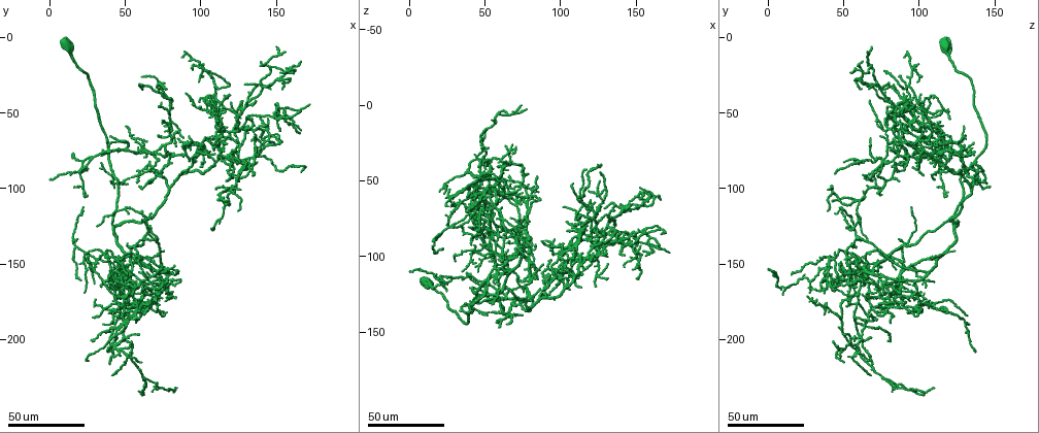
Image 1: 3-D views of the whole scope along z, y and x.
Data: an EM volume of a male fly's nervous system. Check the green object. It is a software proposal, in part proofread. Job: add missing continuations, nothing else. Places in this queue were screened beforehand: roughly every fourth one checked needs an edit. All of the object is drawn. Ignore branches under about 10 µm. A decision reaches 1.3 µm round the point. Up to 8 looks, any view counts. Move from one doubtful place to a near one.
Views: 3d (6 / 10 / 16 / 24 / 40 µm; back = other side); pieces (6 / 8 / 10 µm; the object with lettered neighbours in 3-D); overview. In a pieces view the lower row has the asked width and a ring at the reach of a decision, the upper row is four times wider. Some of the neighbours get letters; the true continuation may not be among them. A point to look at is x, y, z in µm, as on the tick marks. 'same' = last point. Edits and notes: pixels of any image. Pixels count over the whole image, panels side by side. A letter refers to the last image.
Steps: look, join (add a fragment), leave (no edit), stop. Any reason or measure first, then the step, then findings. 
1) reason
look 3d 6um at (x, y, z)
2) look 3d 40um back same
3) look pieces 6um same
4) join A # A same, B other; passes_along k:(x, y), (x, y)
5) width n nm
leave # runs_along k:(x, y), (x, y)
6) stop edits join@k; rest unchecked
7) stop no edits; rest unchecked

branch stops here
look 3d 24um at (96, 72, 108)

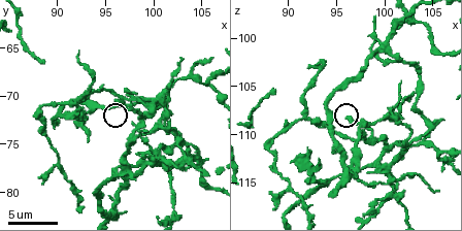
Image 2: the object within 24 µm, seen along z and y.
see the neighbours
look pieces 10um at (96.2, 70.4, 108.4)

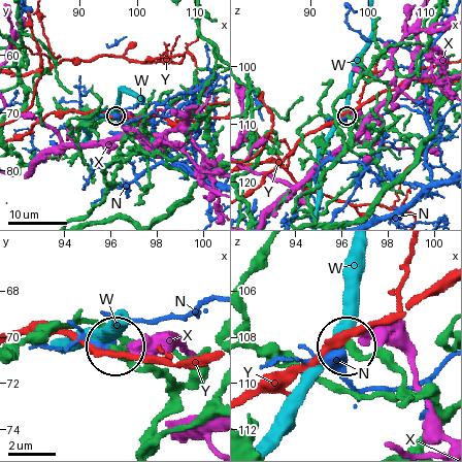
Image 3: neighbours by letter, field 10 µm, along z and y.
leave # N other, W other, X other, Y other; runs_along 3:(401, 399), (403, 382), (397, 372), (347, 349); no lettered fragment goes on from it

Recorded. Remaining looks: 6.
branch stops here
look 3d 40um at (110, 82, 102)

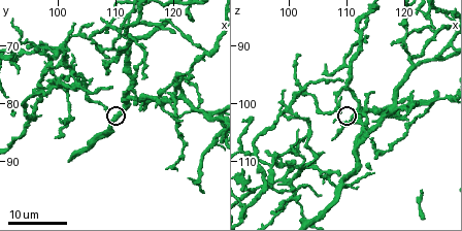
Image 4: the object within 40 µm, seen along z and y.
look pieces 8um at (108.5, 81.5, 101.5)

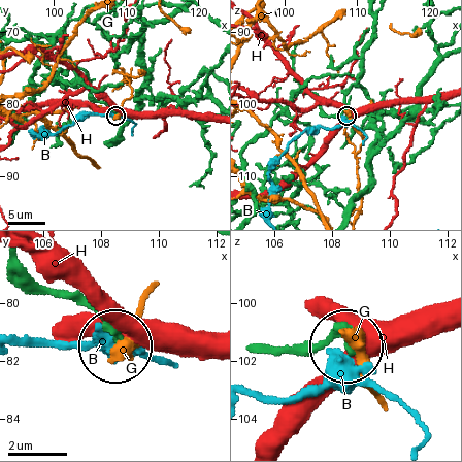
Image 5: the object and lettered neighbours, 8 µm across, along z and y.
leave # B other, G other, H other; runs_along 5:(277, 114), (306, 79), (320, 110), (347, 114); none of them fits

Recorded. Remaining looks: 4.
branch stops here
look 3d 24um at (125.0, 95.5, 87.0)

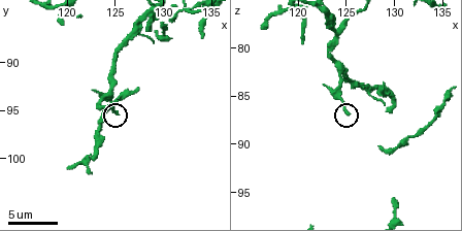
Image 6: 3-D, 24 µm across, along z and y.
look pieces 8um at (125.0, 95.2, 86.6)

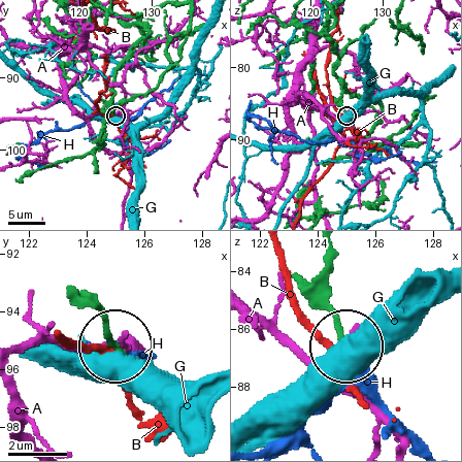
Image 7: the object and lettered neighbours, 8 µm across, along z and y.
join H # A other, B other, G other, H same; it goes on there

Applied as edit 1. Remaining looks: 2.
stop edits join@7; rest unchecked

